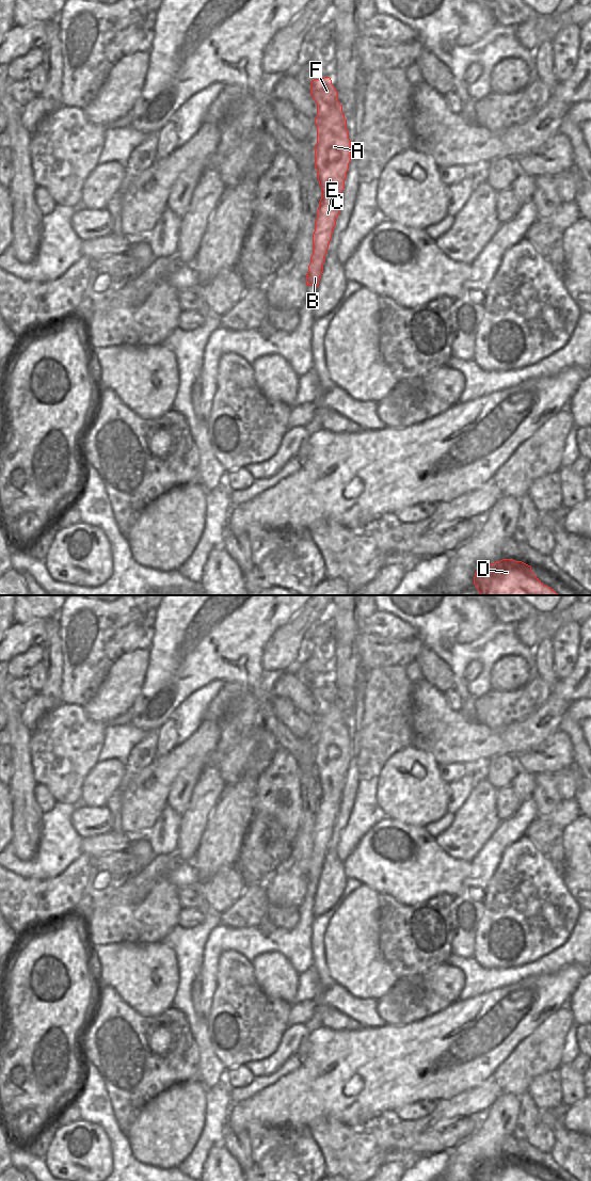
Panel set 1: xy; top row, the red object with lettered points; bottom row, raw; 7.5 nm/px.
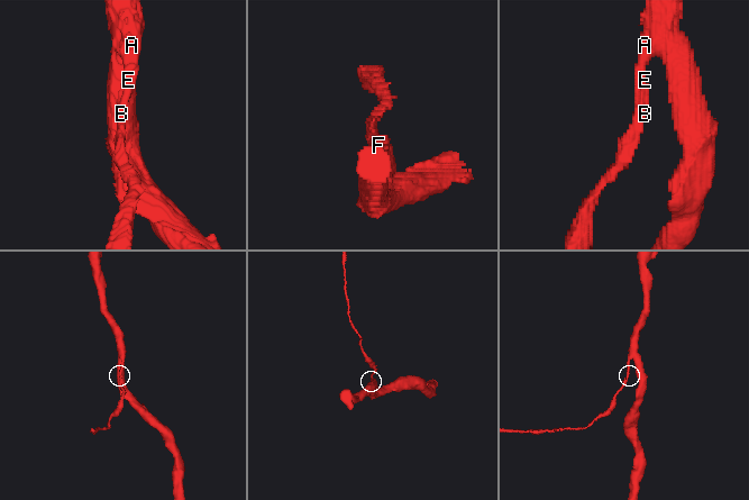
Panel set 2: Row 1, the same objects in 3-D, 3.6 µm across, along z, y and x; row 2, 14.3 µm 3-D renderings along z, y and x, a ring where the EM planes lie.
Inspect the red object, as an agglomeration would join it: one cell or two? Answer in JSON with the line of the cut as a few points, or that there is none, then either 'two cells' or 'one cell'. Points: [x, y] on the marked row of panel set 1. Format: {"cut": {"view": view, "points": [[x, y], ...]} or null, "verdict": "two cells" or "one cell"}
{"cut": null, "verdict": "one cell"}

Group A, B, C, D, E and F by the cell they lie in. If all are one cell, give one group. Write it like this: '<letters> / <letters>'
A B C D E F

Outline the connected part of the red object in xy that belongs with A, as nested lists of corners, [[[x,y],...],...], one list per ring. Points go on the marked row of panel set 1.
[[[330,77],[310,81],[310,95],[317,103],[317,144],[315,167],[321,187],[321,200],[313,234],[313,255],[306,286],[318,287],[351,161],[351,141],[338,93]]]

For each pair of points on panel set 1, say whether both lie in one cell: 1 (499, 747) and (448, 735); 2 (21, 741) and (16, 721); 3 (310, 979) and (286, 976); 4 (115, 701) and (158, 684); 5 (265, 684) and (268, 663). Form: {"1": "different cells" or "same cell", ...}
{"1": "same cell", "2": "same cell", "3": "different cells", "4": "different cells", "5": "different cells"}

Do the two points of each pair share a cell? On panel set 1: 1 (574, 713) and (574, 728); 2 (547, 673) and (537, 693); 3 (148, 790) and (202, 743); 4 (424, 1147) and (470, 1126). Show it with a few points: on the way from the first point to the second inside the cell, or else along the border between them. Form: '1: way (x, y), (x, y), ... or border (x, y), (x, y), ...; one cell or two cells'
1: border (566, 712), (578, 723); two cells
2: border (538, 674), (552, 686); two cells
3: way (161, 777), (189, 751); one cell
4: way (435, 1139), (446, 1137), (459, 1131); one cell

